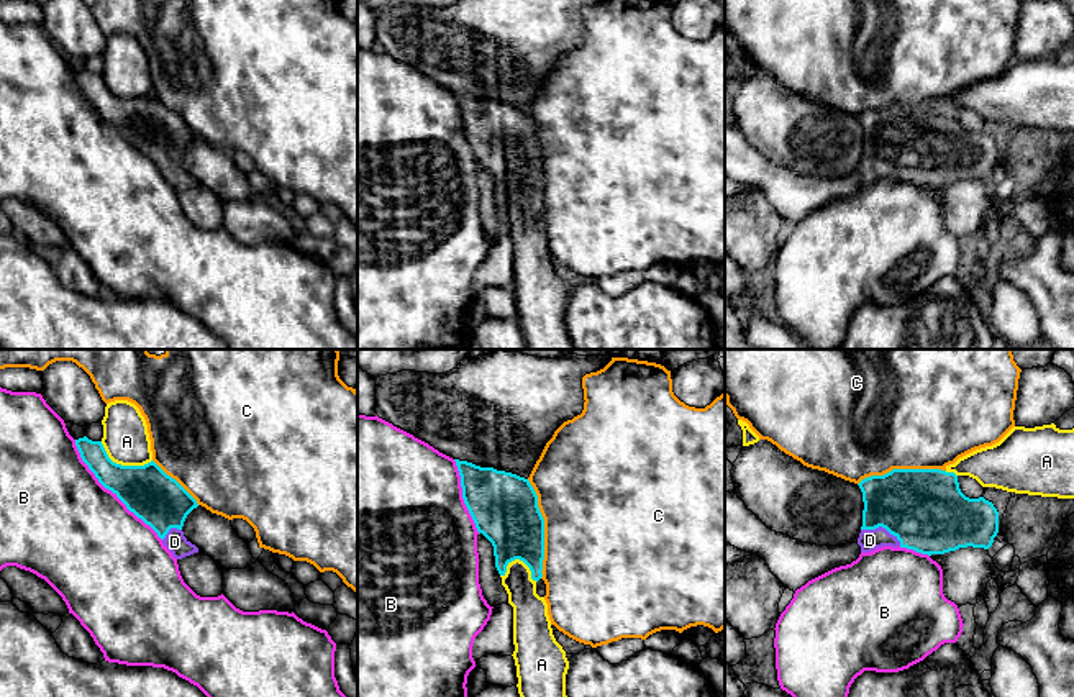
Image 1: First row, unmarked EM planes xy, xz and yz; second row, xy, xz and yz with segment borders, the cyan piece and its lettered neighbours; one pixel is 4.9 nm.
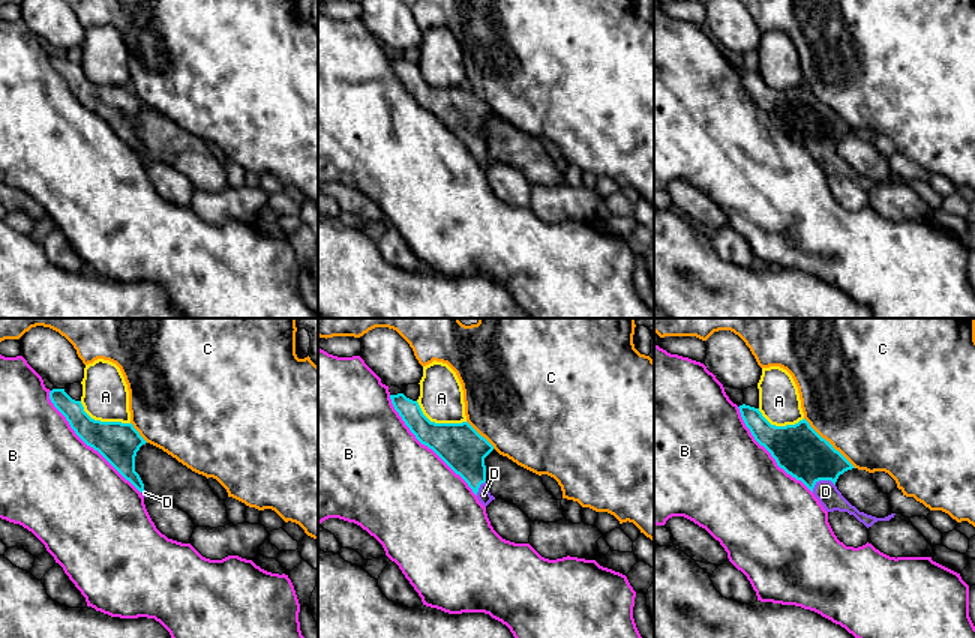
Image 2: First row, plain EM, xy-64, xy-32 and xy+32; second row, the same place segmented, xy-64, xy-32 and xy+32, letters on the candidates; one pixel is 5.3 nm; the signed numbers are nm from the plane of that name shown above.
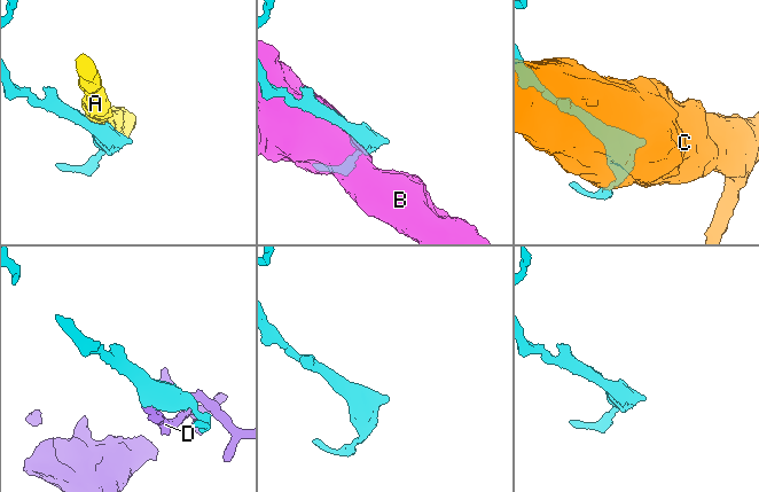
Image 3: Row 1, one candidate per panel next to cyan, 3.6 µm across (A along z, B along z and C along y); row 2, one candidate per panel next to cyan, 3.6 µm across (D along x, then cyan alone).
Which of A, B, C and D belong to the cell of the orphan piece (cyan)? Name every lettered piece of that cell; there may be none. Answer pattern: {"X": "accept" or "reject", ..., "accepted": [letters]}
{"A": "reject", "B": "reject", "C": "reject", "D": "accept", "accepted": ["D"]}

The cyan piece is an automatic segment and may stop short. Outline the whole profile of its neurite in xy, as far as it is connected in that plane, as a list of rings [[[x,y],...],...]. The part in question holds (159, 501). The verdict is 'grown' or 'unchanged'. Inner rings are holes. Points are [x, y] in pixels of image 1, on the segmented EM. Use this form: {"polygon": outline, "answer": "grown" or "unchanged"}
{"polygon": [[[87,436],[75,440],[75,446],[98,482],[149,525],[175,559],[198,553],[182,531],[187,515],[198,503],[175,479],[154,461],[144,466],[116,464],[102,441]]], "answer": "grown"}

